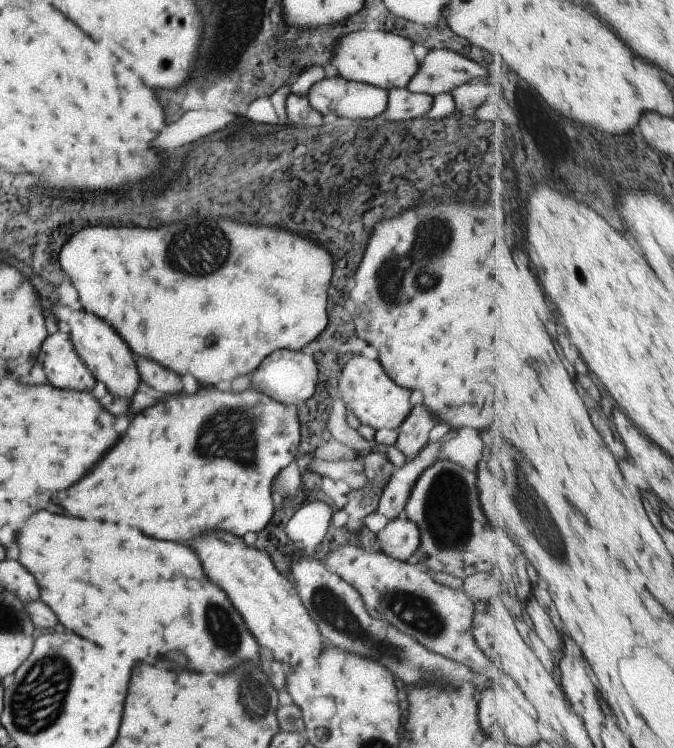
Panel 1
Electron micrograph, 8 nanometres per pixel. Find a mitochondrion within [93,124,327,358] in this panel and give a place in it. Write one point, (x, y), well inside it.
(205, 249)

